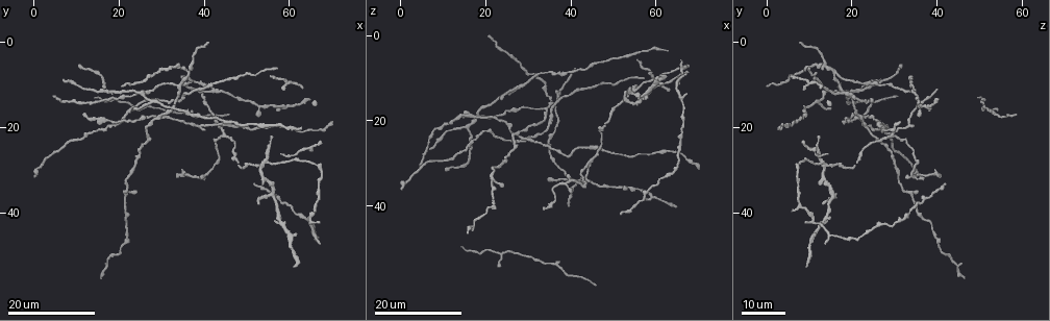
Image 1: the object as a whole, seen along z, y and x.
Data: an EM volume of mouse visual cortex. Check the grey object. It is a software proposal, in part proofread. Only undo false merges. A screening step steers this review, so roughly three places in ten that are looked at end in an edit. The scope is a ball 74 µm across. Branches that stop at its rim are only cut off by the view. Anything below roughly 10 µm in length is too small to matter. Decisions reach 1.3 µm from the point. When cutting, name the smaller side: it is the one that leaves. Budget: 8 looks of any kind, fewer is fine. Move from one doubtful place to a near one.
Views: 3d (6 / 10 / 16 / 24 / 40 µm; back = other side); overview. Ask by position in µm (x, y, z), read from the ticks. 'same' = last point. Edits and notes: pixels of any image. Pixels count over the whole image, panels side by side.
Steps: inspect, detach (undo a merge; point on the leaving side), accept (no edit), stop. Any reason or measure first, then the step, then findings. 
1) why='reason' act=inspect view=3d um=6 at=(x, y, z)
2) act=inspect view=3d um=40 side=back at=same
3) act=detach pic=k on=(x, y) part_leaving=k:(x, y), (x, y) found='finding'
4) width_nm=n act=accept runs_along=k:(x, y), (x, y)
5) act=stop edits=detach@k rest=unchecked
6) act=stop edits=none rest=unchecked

why='narrows sharply' act=inspect view=3d um=24 at=(20.0, 19.5, 22.0)

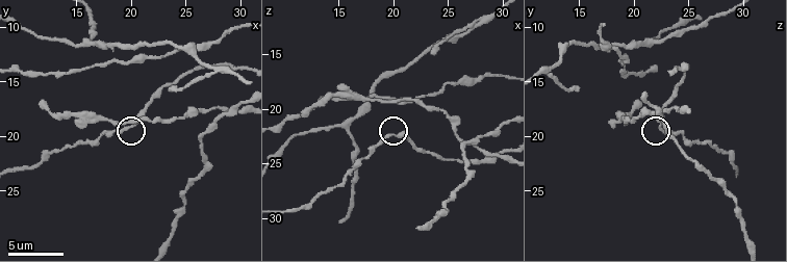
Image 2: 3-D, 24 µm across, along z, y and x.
act=inspect view=3d um=10 at=(20.0, 19.0, 22.6)

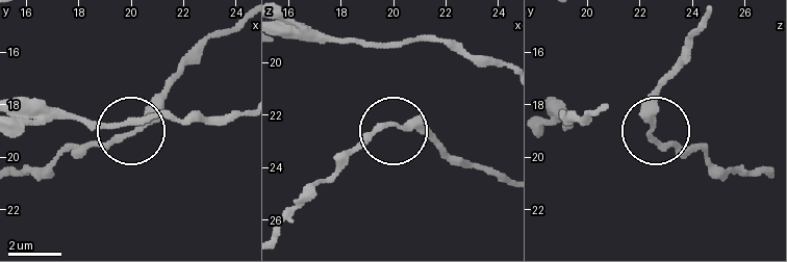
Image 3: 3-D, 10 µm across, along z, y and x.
width_nm=220 act=accept runs_along=3:(506, 180), (464, 166), (424, 129), (392, 124), (334, 174) found='all the same neuron'

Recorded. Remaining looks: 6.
why='side arm on a straight run' act=inspect view=3d um=10 at=(28.0, 18.8, 22.8)

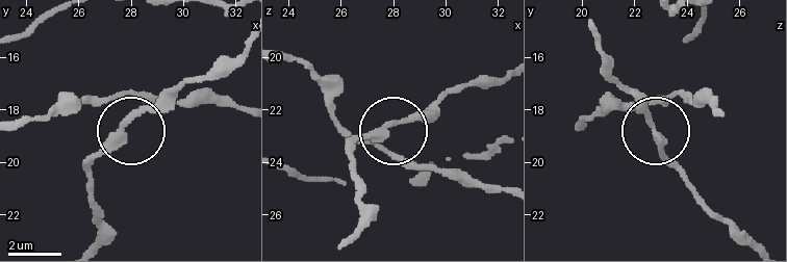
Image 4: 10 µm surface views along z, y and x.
width_nm=210 act=accept found='continuous, no second neuron'

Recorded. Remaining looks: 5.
why='side arm on a straight run' act=inspect view=3d um=10 at=(18.4, 13.0, 18.8)

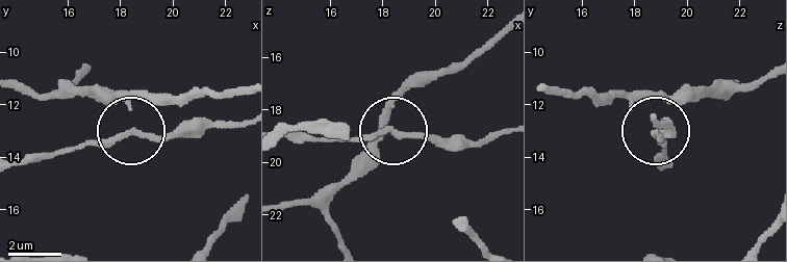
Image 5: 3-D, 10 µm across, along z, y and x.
act=accept runs_along=5:(239, 123), (185, 125), (152, 138), (125, 132), (47, 152) found='one neuron here'

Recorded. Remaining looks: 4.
why='four arms meet' act=inspect view=3d um=24 at=(36.0, 7.5, 16.0)

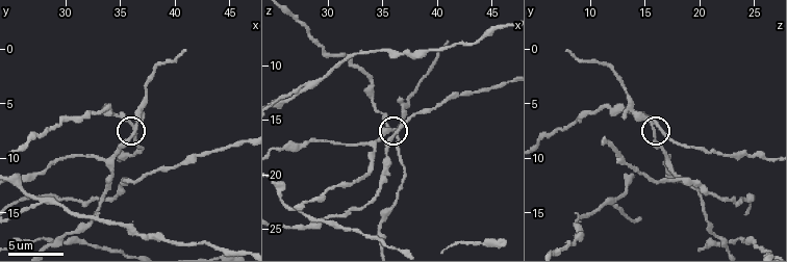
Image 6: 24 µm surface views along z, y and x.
why='zoom in' act=inspect view=3d um=6 at=same

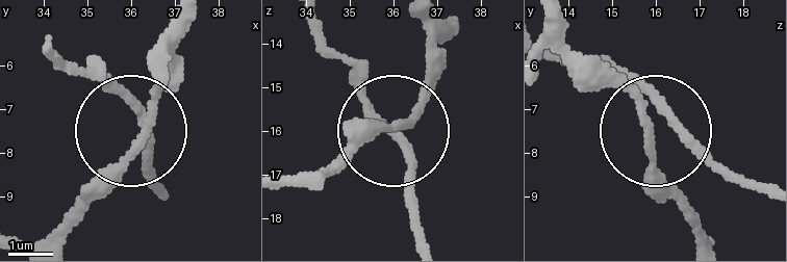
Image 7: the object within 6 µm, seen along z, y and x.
side_arm_um=26 act=accept runs_along=7:(319, 188), (363, 136), (405, 125), (375, 113), (345, 61) found='continuous, no second neuron'

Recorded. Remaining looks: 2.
act=stop edits=none rest=unchecked

